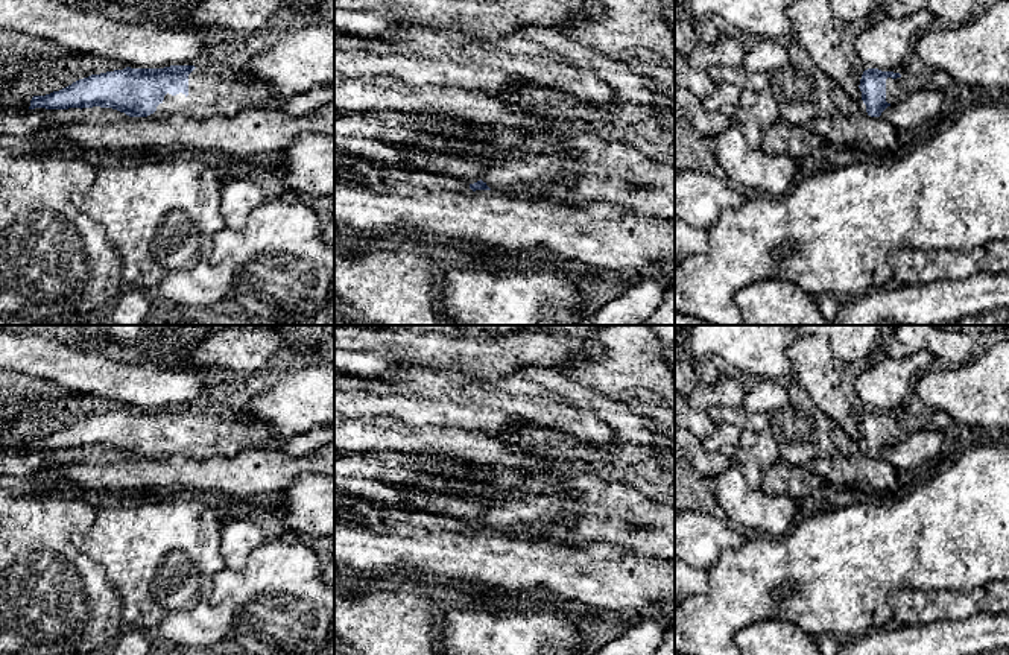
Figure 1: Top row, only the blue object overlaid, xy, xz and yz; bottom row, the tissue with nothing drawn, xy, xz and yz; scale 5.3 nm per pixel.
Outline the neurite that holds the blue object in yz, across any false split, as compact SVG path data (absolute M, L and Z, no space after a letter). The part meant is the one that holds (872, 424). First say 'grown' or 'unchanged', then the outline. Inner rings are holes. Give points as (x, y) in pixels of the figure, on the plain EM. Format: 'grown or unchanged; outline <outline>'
grown; outline M868 409L863 412L860 426L862 441L871 457L880 457L881 453L900 441L907 427L900 413Z

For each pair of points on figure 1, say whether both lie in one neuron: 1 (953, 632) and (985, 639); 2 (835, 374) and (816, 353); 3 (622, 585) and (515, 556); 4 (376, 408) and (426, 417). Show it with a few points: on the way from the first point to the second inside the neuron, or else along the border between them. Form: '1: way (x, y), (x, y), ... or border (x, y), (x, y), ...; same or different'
1: way (961, 637), (977, 637); same
2: way (830, 370), (818, 357); same
3: way (596, 578), (579, 578), (561, 567), (541, 564); same
4: way (388, 408), (414, 411); same

